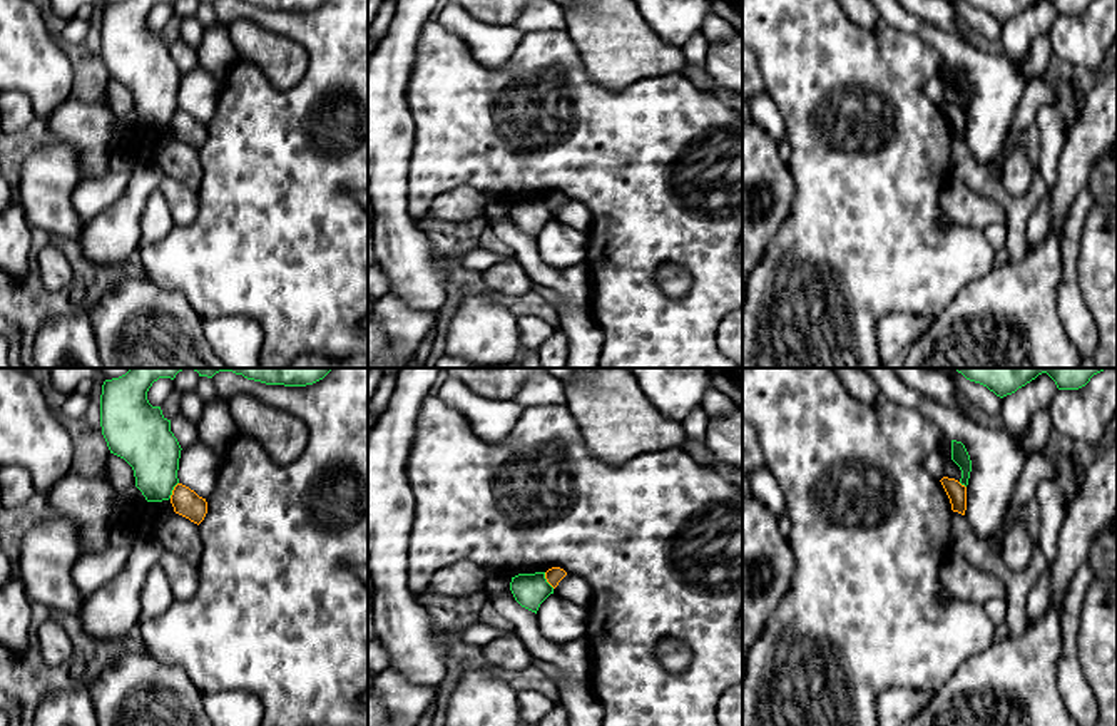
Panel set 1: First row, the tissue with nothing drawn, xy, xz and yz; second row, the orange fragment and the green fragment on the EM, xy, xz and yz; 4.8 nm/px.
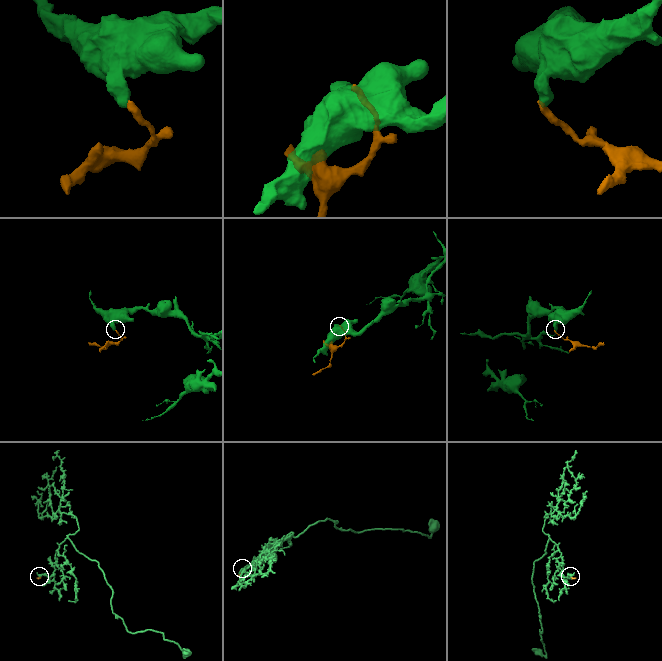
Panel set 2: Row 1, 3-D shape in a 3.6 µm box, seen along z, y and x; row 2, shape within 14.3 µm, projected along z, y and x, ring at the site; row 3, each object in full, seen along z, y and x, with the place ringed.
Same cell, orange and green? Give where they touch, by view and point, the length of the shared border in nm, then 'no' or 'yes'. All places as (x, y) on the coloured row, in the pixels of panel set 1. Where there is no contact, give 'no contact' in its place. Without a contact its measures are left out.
meets orange in xz at (547, 581); contact 90 nm long; no

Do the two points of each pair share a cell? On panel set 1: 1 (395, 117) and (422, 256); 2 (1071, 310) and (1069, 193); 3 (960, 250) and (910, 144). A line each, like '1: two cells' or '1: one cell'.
1: one cell
2: two cells
3: one cell

